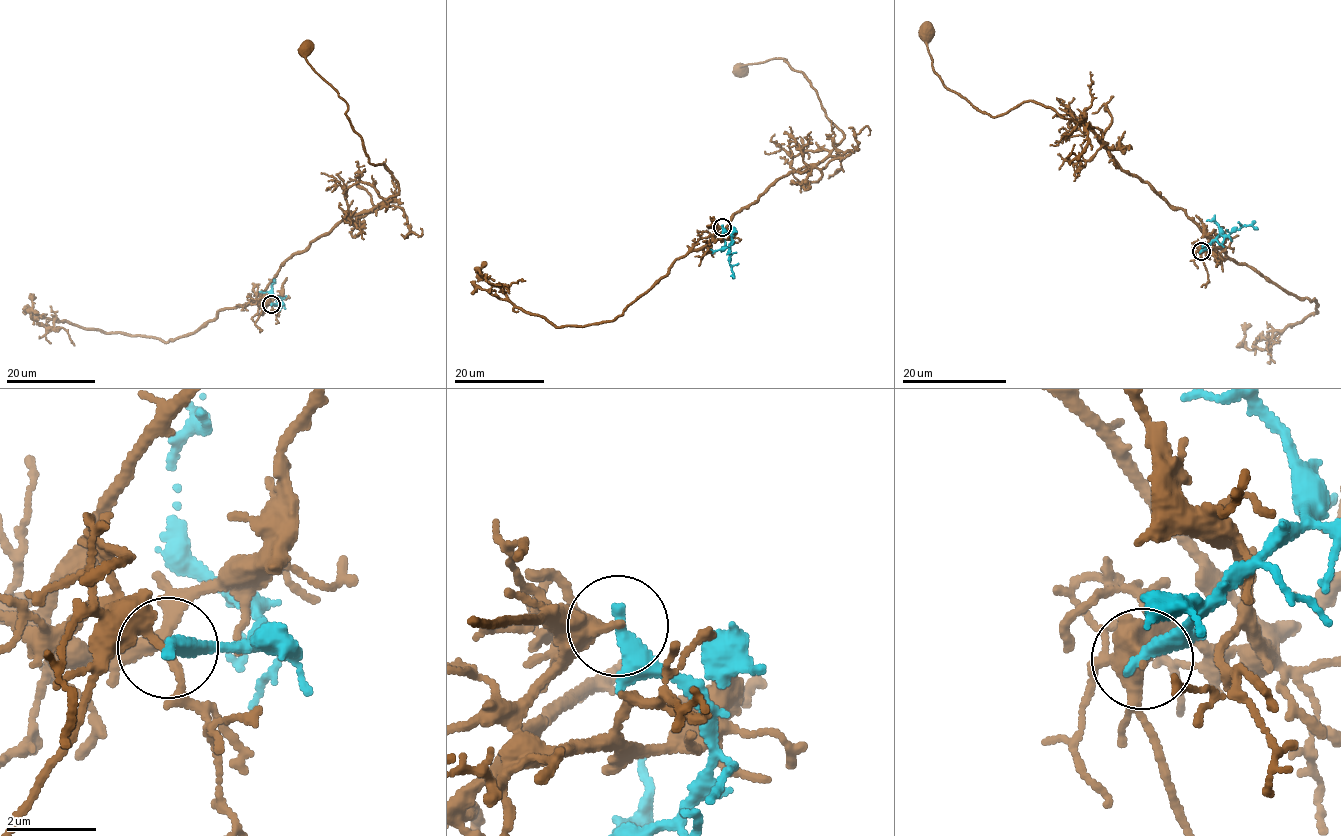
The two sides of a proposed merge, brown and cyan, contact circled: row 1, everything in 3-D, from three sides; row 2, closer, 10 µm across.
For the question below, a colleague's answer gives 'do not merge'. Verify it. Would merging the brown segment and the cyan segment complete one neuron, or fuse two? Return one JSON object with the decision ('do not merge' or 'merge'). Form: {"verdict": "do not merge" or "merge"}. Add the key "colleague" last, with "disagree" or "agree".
{"verdict": "do not merge", "colleague": "agree"}

